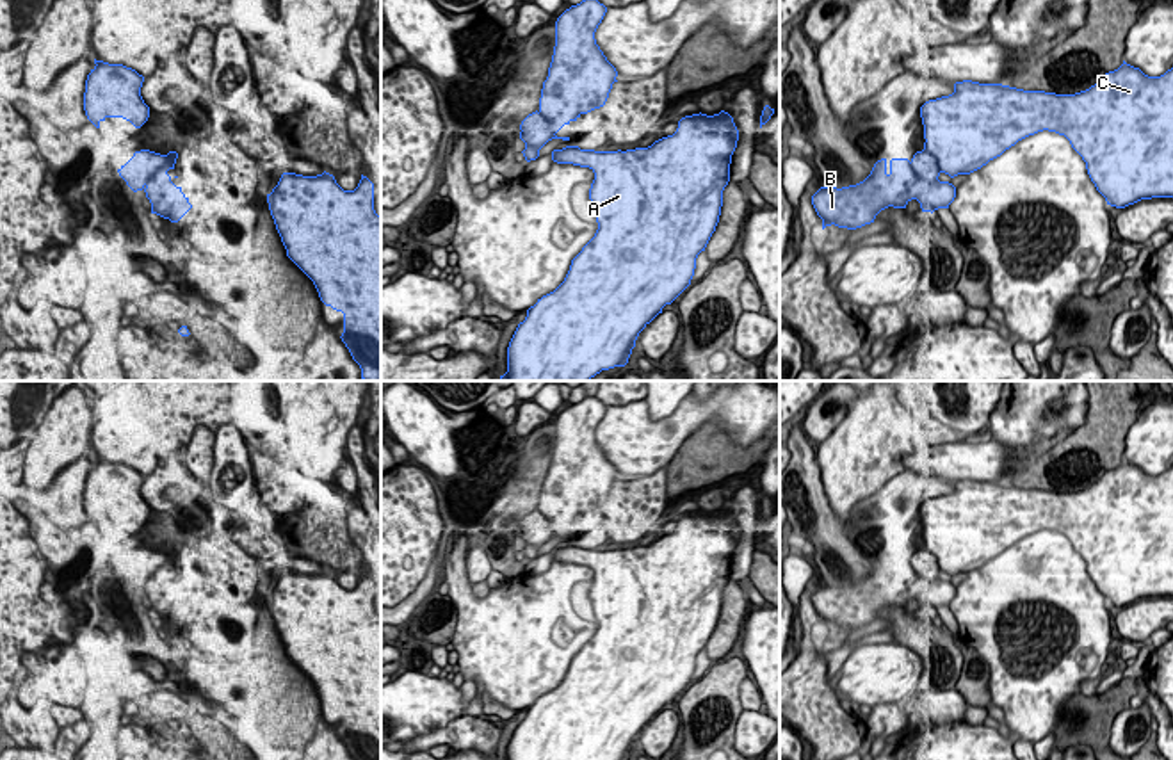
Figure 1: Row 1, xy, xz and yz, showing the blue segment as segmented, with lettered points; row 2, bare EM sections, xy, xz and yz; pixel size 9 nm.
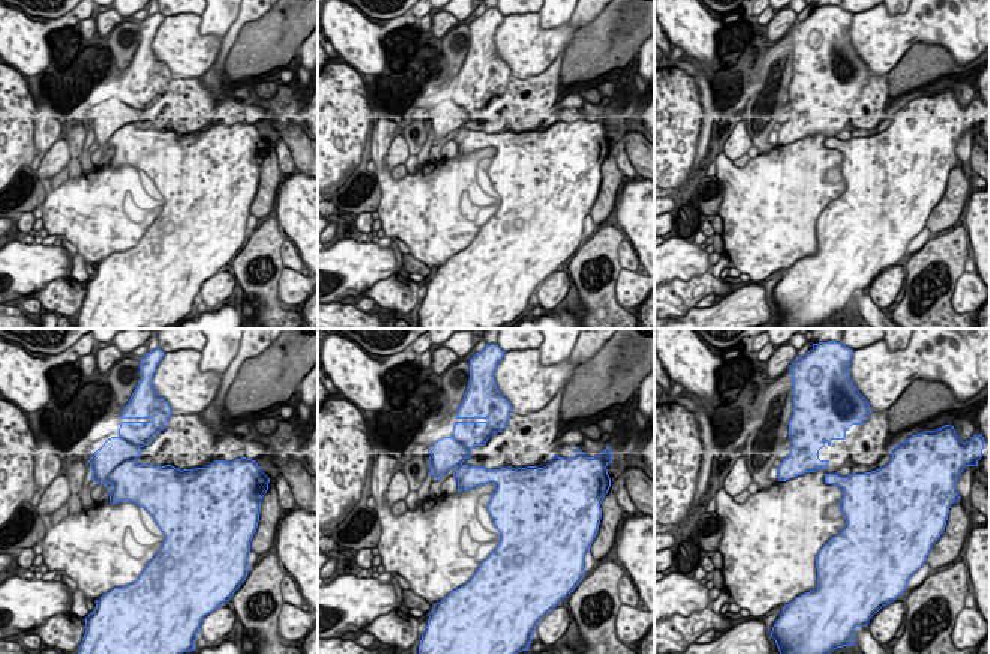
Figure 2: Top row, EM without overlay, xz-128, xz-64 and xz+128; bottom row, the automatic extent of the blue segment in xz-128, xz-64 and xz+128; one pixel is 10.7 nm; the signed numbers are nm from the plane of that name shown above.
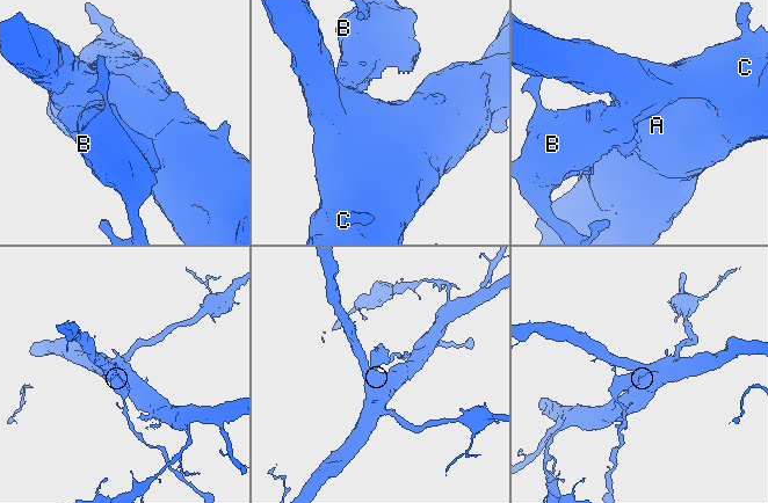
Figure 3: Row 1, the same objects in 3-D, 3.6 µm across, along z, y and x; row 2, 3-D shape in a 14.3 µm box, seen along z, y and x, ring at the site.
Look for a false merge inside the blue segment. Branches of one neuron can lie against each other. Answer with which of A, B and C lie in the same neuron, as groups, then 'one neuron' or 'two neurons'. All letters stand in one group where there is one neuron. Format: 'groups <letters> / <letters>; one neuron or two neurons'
groups A C / B; two neurons

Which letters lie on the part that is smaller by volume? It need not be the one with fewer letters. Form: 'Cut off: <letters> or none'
Cut off: B

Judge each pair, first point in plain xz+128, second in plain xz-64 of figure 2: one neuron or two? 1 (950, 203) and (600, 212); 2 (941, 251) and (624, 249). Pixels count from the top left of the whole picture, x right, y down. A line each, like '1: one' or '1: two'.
1: one
2: two

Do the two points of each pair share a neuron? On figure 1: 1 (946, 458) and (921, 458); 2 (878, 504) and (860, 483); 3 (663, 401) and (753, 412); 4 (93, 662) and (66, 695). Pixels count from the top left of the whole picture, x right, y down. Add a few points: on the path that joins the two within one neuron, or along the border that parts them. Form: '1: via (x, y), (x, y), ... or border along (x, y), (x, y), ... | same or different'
1: via (940, 458), (926, 458) | same
2: border along (905, 470), (892, 476), (851, 509), (853, 529) | different
3: border along (684, 399), (671, 413), (661, 419), (648, 417) | different
4: via (86, 670), (68, 687) | same

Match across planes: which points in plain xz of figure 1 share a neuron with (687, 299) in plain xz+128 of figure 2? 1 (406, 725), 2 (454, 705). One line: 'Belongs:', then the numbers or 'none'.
Belongs: none

